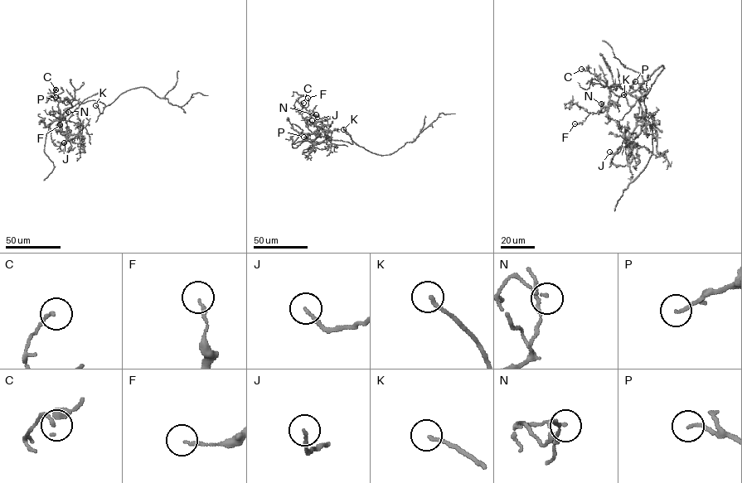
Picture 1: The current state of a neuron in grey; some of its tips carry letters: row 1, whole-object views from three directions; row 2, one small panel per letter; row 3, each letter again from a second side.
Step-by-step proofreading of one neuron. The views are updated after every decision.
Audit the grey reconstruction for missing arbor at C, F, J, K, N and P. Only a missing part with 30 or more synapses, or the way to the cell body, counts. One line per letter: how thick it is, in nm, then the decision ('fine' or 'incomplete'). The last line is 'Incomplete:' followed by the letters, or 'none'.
C: 140 nm | fine
F: 150 nm | fine
J: 150 nm | incomplete
K: 140 nm | fine
N: 130 nm | fine
P: 140 nm | fine
Incomplete: J

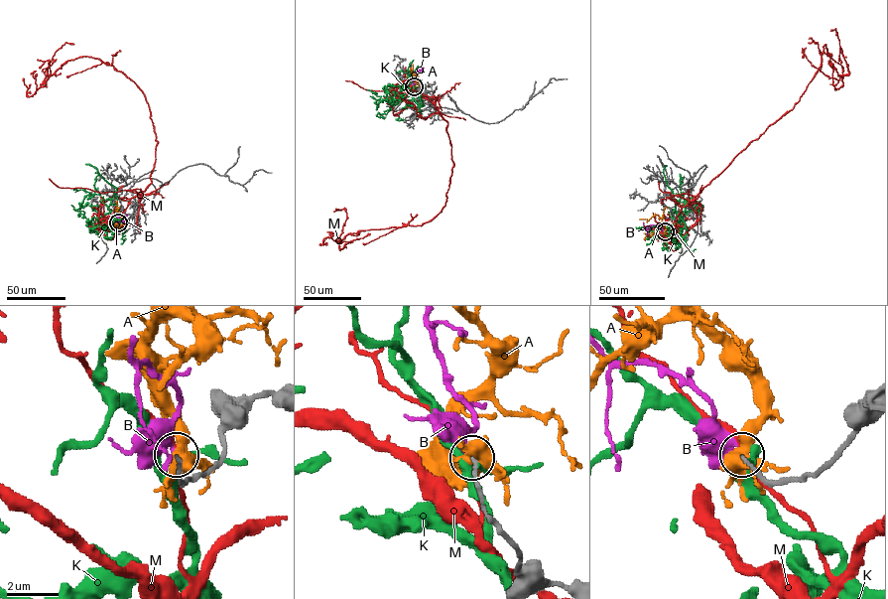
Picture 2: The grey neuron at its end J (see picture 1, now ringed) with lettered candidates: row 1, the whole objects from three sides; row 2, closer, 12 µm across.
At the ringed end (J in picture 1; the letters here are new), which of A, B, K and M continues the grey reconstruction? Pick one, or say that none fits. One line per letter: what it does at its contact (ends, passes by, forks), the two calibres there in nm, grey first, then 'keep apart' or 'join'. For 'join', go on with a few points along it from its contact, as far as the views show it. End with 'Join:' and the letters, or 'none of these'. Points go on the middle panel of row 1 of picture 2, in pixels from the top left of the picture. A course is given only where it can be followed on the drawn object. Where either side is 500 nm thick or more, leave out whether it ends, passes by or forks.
A: it forks | 170/480 nm | keep apart
B: it ends | 150/320 nm | join | via (414, 86), (412, 77), (422, 67)
K: it forks | 190/200 nm | keep apart
M: it passes by | 220/170 nm | keep apart
Join: B

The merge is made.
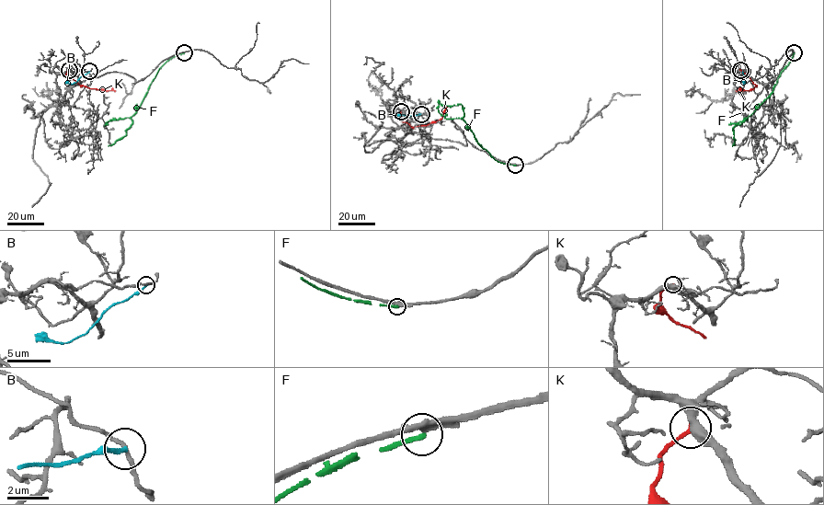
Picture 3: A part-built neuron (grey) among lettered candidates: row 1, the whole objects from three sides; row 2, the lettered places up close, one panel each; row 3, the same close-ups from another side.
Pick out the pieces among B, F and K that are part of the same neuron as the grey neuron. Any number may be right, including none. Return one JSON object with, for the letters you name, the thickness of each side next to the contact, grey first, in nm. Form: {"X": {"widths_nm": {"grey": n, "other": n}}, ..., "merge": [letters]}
{"merge": []}

